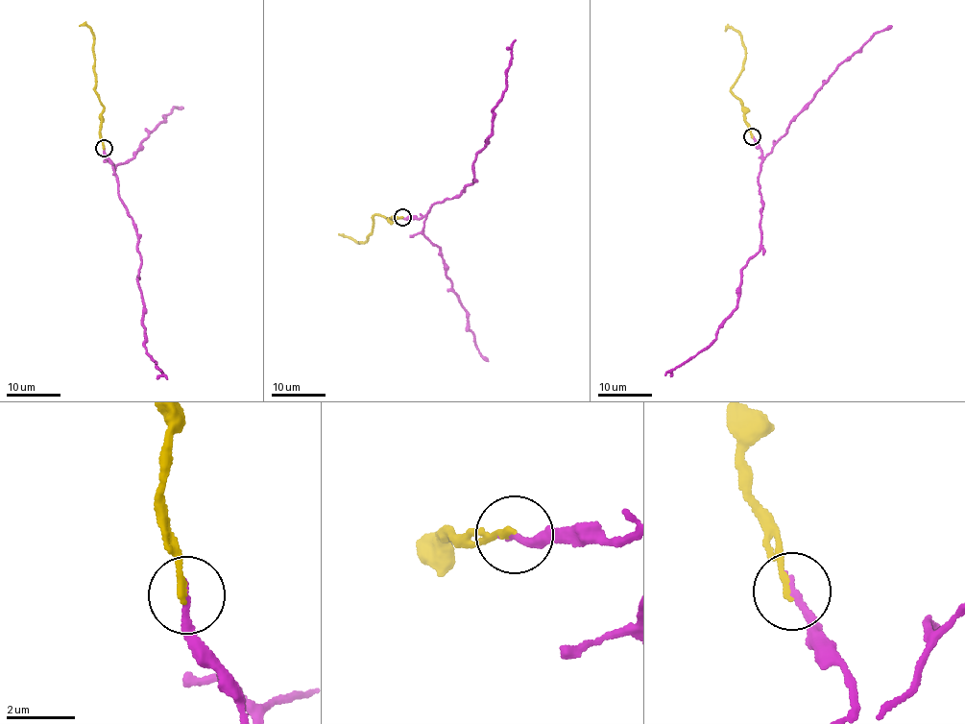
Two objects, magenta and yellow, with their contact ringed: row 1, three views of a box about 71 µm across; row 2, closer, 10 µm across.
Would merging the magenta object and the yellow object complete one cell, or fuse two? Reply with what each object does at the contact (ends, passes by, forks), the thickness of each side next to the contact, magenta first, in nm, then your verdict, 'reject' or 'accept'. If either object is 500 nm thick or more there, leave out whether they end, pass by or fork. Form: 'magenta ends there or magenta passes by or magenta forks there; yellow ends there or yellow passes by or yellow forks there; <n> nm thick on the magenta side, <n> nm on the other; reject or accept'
magenta ends there; yellow ends there; 200 nm thick on the magenta side, 220 nm on the other; reject

